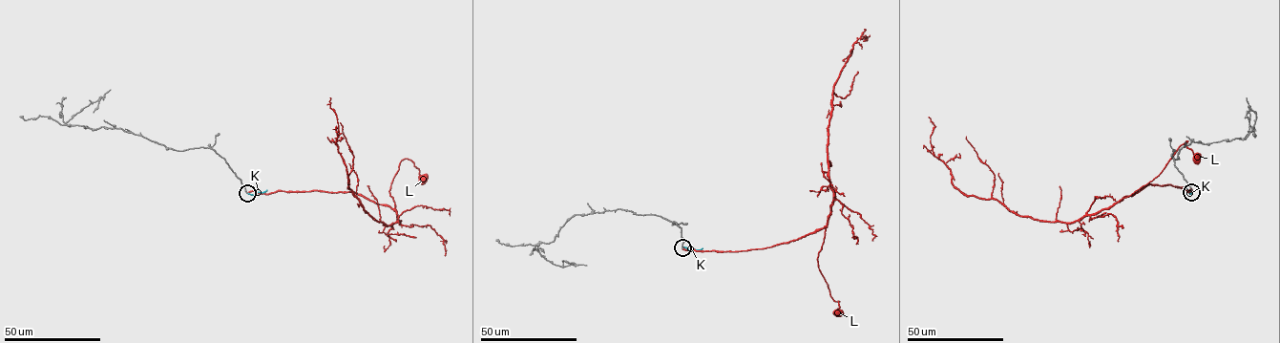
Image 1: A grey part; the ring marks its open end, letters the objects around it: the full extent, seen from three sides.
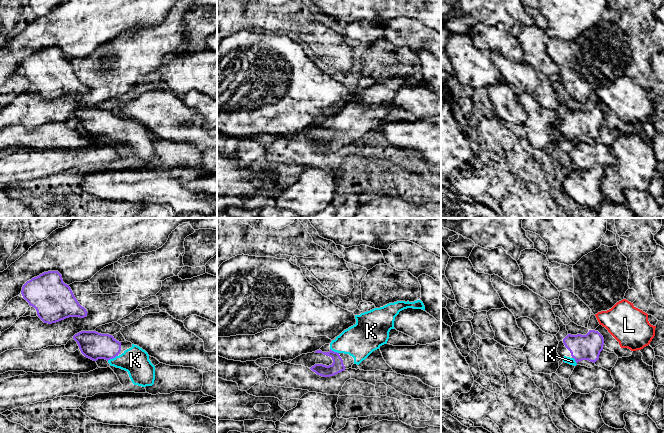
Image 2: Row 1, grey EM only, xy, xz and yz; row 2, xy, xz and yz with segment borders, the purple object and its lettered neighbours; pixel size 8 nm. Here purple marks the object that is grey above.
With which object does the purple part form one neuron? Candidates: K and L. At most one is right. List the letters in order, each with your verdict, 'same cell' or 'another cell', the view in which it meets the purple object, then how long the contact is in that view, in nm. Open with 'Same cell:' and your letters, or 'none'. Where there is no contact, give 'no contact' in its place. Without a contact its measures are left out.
Same cell: K
K: same cell | xy | 100 nm
L: another cell | no contact

